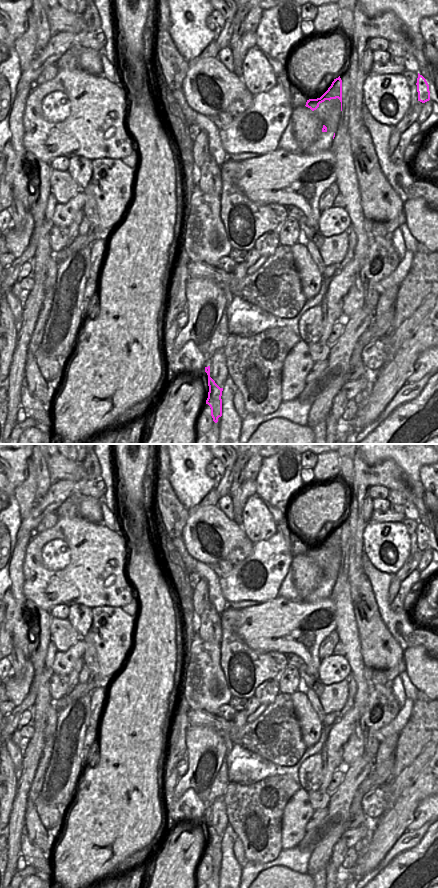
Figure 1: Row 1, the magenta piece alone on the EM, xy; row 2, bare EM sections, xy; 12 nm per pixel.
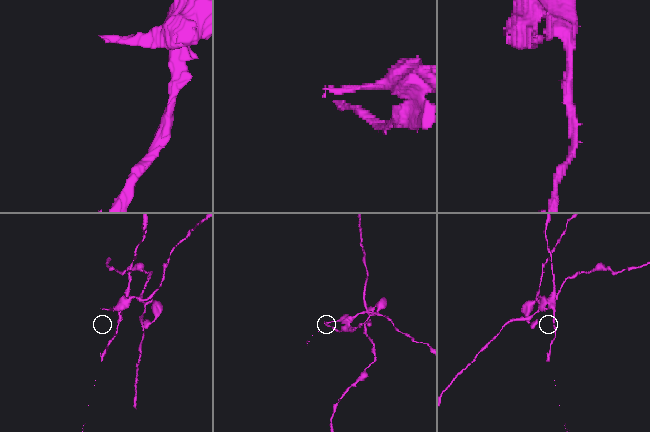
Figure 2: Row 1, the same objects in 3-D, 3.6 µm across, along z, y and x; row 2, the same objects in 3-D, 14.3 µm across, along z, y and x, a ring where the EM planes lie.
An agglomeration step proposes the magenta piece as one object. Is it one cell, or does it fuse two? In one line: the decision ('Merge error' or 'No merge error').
Merge error

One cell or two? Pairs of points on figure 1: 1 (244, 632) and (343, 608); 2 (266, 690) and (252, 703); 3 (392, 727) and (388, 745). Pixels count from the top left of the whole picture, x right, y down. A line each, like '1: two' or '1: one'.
1: two
2: two
3: two

